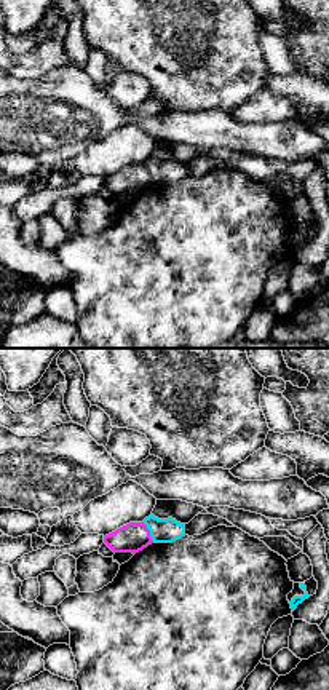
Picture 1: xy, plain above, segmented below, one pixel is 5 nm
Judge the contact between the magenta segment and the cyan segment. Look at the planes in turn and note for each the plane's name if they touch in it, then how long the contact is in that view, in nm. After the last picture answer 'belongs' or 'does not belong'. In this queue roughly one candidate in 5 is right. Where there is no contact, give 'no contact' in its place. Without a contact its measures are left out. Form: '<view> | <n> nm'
xy | 130 nm

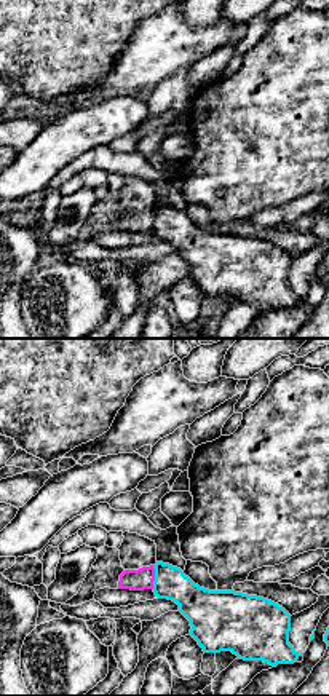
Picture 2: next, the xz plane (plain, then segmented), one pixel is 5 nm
xz | 120 nm

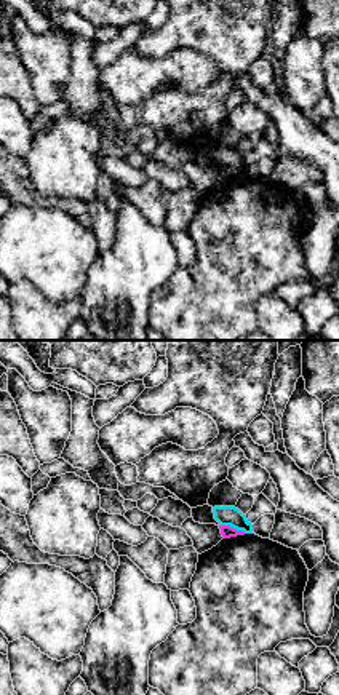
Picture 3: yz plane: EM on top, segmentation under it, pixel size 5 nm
yz | 140 nm

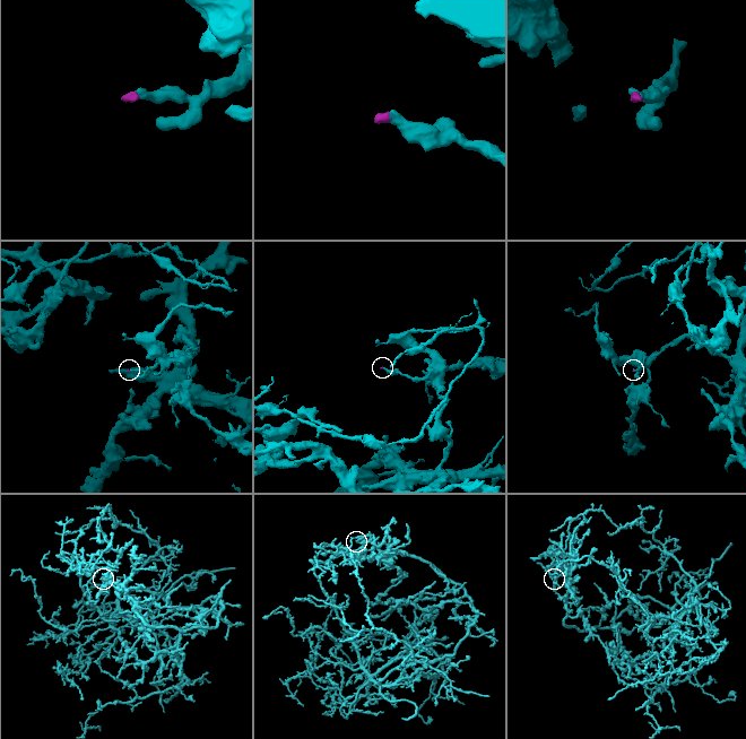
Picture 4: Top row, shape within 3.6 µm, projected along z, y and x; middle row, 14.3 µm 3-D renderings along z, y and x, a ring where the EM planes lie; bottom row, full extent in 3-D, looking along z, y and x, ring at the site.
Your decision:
does not belong

